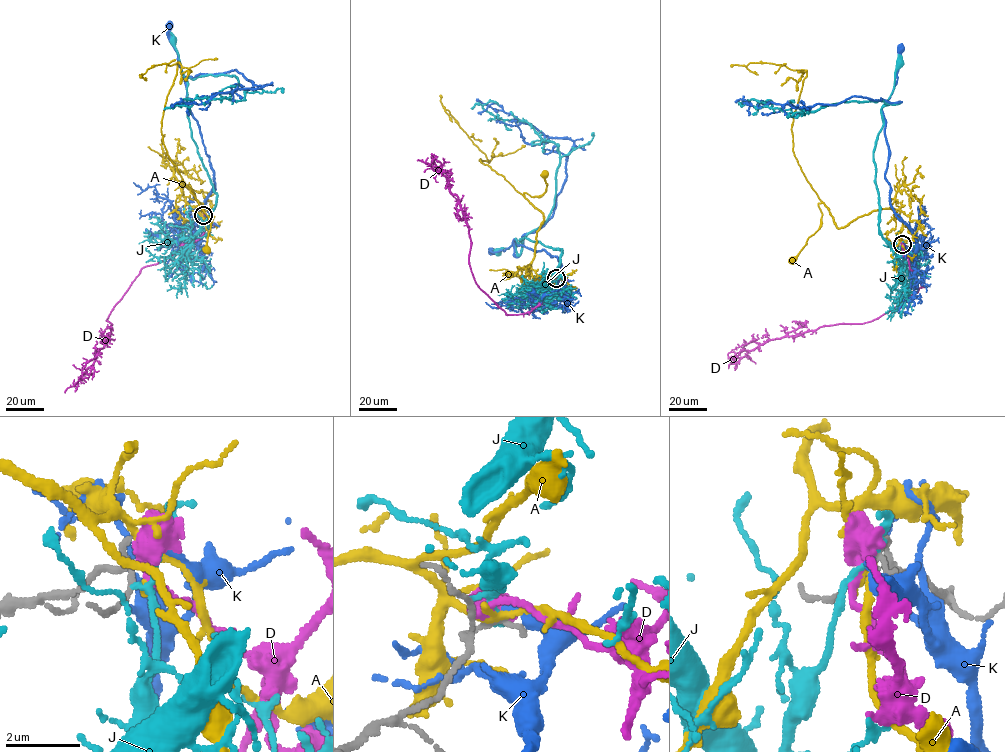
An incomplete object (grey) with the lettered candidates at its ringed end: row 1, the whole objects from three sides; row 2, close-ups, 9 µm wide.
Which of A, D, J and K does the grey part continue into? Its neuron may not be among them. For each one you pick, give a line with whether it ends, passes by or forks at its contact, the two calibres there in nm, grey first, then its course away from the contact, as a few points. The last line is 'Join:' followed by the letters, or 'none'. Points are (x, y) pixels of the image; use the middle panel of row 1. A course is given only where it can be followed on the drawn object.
Join: none

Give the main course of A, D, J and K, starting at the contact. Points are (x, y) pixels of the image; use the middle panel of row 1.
A: (555, 279), (530, 274), (544, 218), (524, 193), (544, 193), (544, 174)
D: (555, 279), (562, 281), (559, 289), (531, 311), (507, 315), (474, 280), (467, 221), (448, 180), (417, 160)
J: (555, 279), (561, 249), (525, 237), (517, 243), (515, 239), (509, 248), (499, 249), (497, 252)
K: (556, 278), (557, 290), (552, 295), (560, 264), (544, 249), (518, 245), (514, 239), (505, 250), (491, 251)

